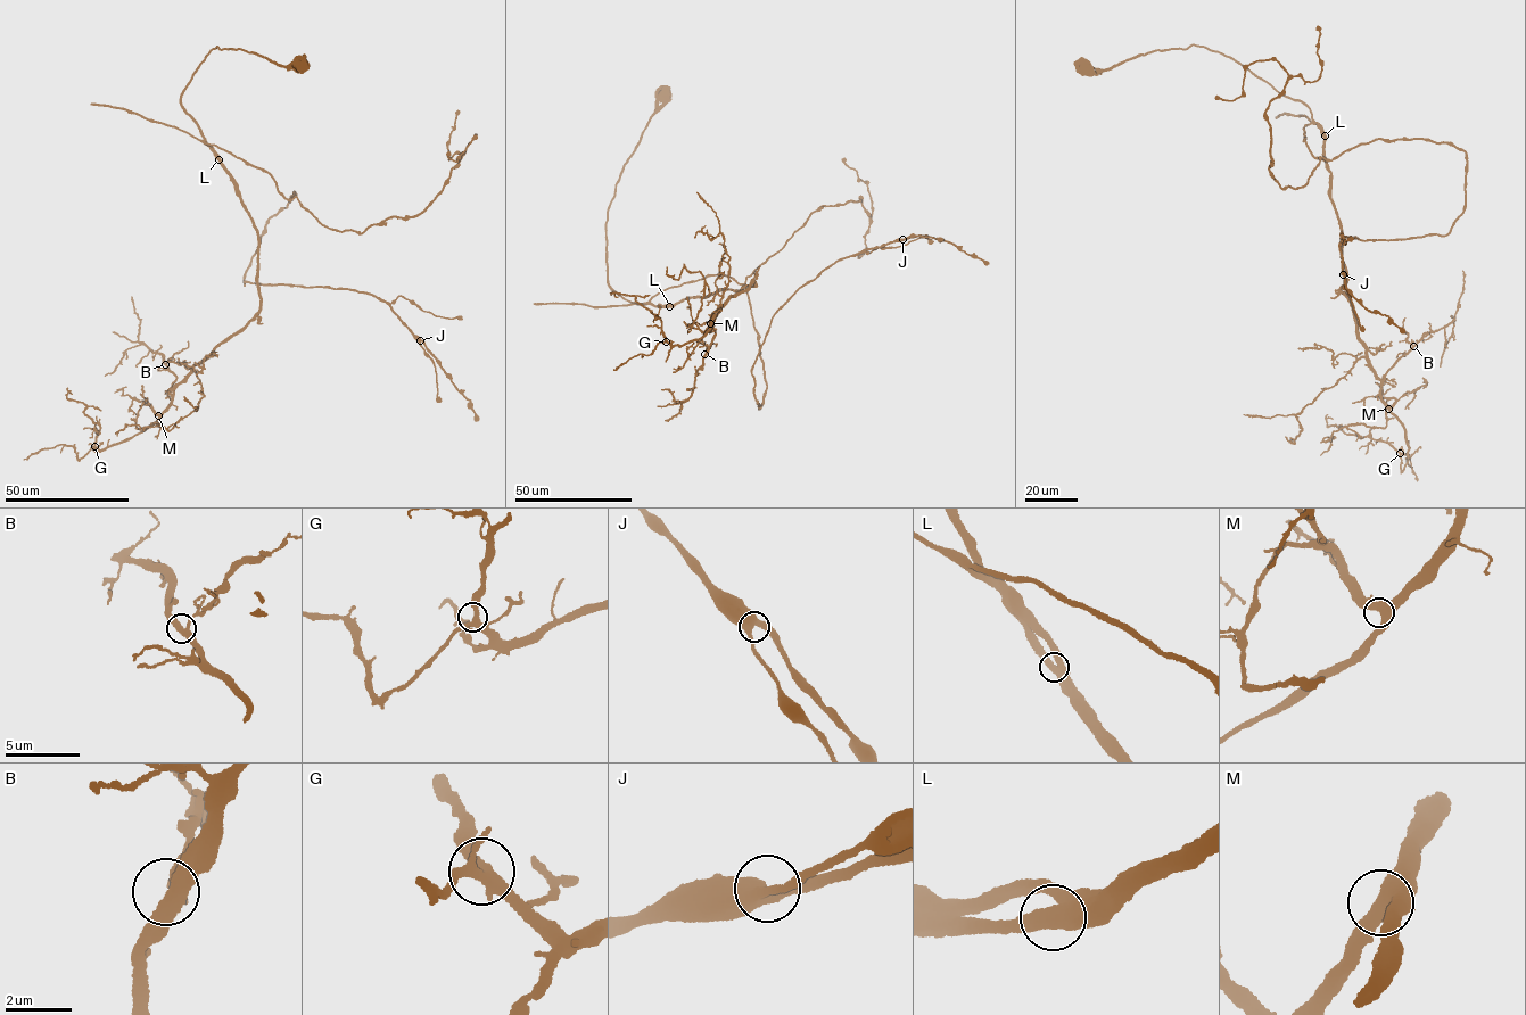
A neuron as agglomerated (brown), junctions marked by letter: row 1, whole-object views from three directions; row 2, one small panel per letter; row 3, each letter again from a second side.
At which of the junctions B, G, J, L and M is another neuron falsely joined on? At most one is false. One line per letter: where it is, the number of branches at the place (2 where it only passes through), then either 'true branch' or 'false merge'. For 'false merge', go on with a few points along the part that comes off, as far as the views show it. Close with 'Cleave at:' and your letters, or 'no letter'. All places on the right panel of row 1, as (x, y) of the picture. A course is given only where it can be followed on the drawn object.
B: place (1413, 346); branches 3; true branch
G: place (1400, 453); branches 3; true branch
J: place (1343, 274); branches 3; true branch
L: place (1325, 135); branches 3; true branch
M: place (1388, 409); branches 3; true branch
Cleave at: no letter

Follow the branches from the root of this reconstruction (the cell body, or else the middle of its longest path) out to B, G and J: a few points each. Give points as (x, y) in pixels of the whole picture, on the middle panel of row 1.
B: (662, 95), (607, 213), (608, 281), (656, 306), (753, 280), (712, 315), (704, 354)
G: (662, 95), (607, 213), (610, 287), (656, 306), (756, 285), (722, 304), (700, 337), (666, 341)
J: (662, 95), (607, 213), (608, 281), (638, 305), (742, 285), (759, 409), (776, 311), (902, 239)

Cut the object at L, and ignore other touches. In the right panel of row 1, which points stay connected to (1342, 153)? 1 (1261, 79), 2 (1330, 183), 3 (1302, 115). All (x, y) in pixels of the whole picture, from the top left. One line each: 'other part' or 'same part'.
1: other part
2: other part
3: same part

